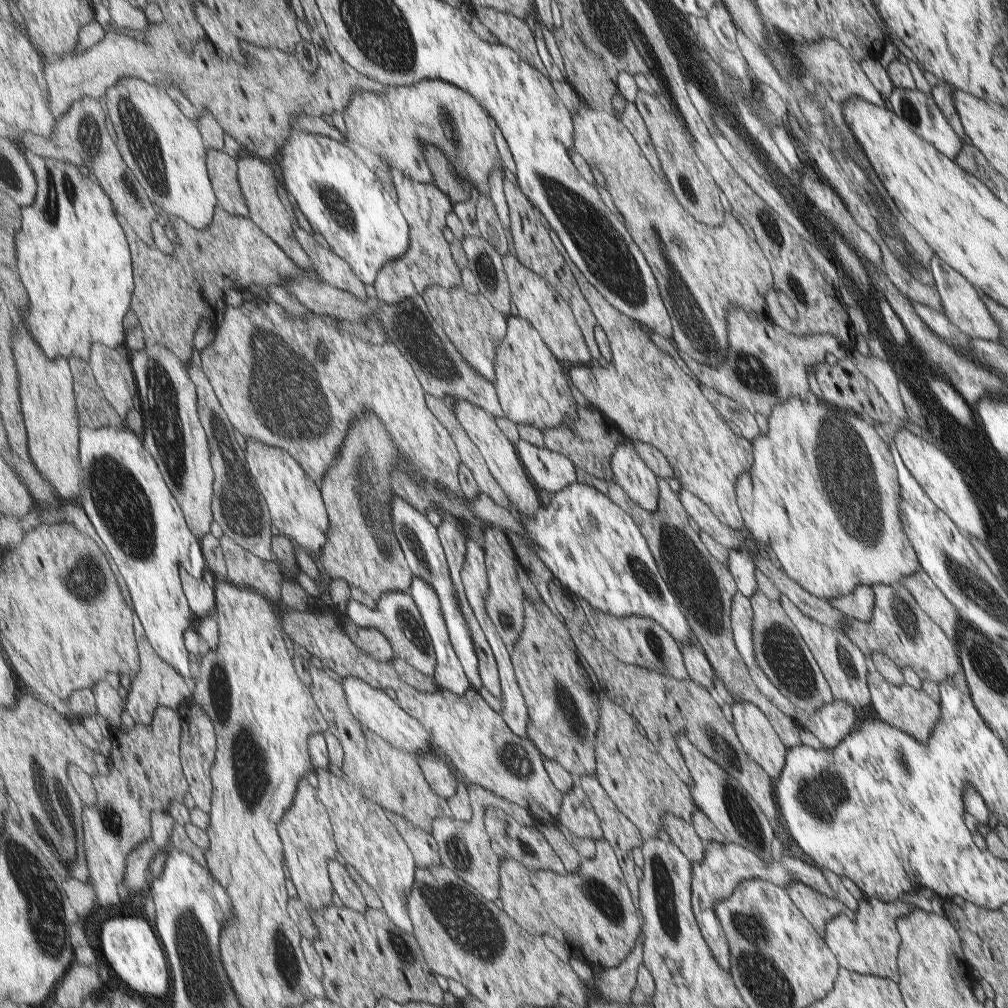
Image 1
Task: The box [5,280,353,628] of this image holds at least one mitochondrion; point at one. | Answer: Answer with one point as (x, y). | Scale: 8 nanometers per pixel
(120, 501)

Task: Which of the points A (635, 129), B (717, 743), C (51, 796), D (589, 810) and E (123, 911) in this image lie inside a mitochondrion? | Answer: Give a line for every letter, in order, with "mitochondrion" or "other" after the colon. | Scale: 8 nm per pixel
A: other
B: mitochondrion
C: mitochondrion
D: other
E: other

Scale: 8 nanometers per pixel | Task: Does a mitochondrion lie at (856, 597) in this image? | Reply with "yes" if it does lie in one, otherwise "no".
no

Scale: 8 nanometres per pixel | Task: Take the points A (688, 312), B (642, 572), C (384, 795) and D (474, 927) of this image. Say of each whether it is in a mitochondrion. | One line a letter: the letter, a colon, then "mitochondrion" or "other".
A: mitochondrion
B: mitochondrion
C: other
D: mitochondrion

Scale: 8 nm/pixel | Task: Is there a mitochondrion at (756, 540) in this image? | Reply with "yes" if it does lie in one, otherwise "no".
no

